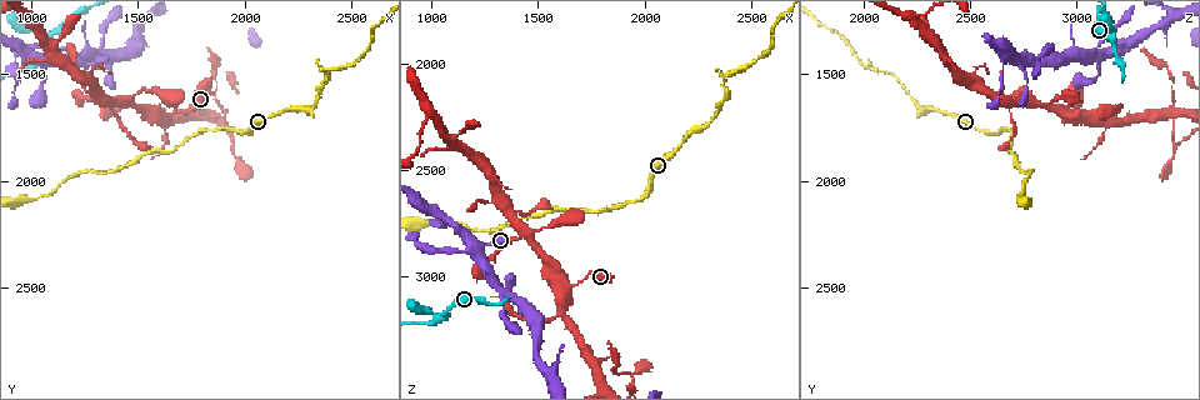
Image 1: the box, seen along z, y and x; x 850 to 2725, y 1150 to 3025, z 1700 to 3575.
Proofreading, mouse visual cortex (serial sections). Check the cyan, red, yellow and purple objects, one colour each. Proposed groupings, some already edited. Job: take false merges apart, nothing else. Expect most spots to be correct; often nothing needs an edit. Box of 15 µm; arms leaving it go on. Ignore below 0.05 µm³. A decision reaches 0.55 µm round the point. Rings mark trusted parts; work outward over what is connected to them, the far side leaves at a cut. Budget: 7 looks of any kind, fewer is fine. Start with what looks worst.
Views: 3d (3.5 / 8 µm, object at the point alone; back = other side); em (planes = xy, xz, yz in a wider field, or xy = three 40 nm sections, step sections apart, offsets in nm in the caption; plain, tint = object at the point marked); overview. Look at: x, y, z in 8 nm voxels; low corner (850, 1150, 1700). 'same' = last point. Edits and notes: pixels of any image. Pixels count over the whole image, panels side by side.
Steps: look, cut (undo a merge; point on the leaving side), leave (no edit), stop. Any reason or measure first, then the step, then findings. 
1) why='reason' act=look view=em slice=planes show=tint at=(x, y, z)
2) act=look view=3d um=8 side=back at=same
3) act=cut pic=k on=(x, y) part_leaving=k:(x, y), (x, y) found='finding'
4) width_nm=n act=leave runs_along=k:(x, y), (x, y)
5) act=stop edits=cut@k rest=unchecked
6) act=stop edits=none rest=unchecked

act=look view=3d um=3.5 at=(1940, 1830, 3480)

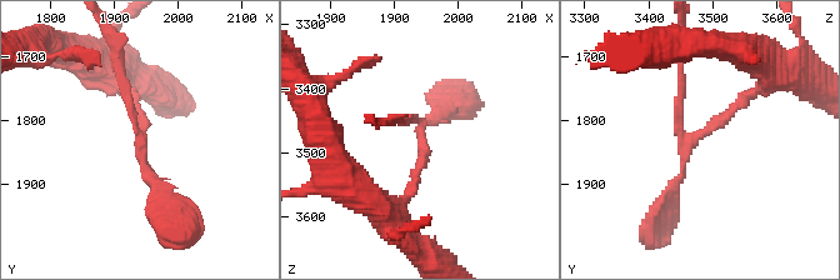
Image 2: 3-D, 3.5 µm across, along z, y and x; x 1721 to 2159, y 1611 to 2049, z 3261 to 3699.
arms=3 arm_widths_nm=150,150,150 why='now the EM' act=look view=em slice=xy step=2 show=tint at=(1945, 1815, 3480)

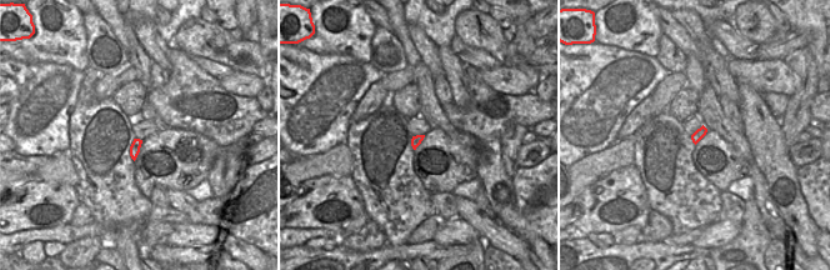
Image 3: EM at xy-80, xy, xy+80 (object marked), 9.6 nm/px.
act=leave runs_along=2:(759, 83), (691, 140), (669, 198) found='one cell here'

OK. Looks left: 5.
why='sharp bend' act=look view=3d um=3.5 side=back at=(2360, 1480, 2100)

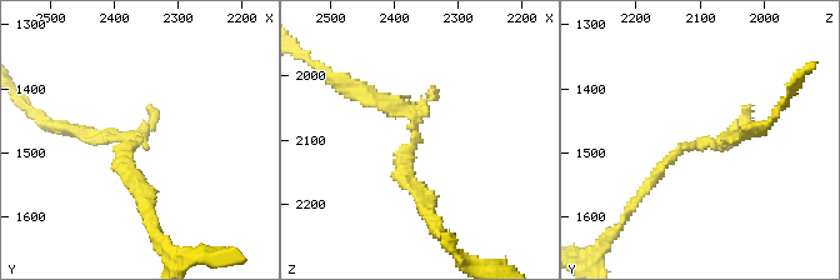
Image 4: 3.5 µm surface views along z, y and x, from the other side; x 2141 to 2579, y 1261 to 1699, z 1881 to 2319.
act=look view=em slice=xy step=1 show=tint at=(2365, 1485, 2095)

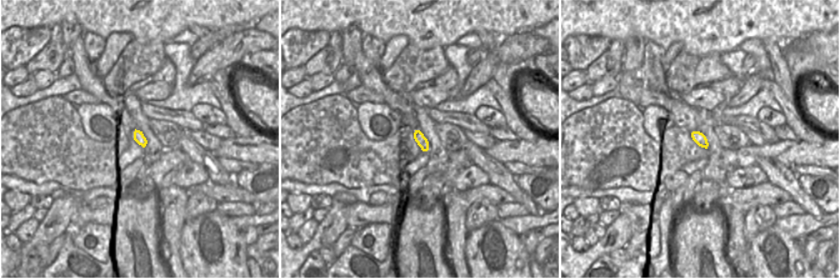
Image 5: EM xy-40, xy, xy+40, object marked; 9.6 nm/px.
act=leave runs_along=4:(420, 195), (405, 183), (413, 119), (355, 90) found='continuous, no second cell'

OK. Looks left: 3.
why='thin neck' act=look view=3d um=8 at=(1030, 1290, 3180)

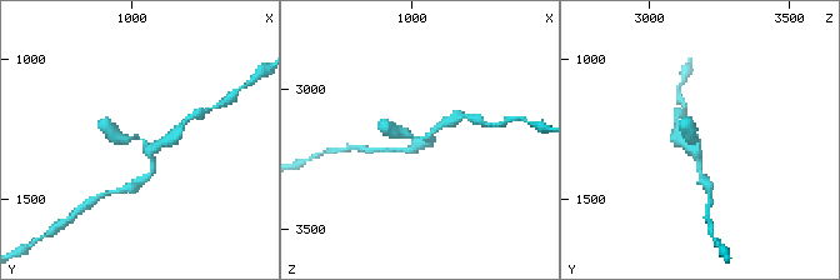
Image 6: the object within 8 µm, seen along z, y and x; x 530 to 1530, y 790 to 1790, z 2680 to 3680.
why='now the EM' act=look view=em slice=xy step=3 show=tint at=(1030, 1290, 3180)

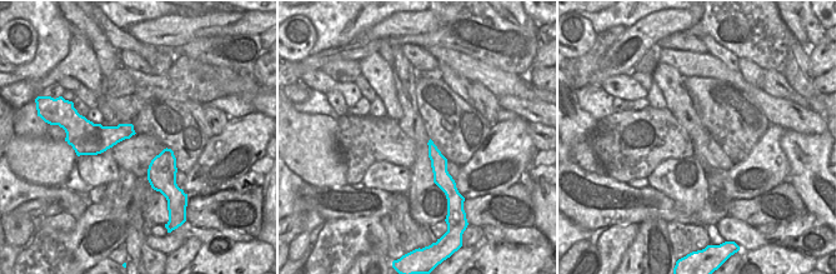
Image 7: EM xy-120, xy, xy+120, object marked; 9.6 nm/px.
act=leave runs_along=6:(443, 124), (425, 139), (390, 129) found='all the same cell'

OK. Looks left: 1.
act=stop edits=none rest=unchecked

